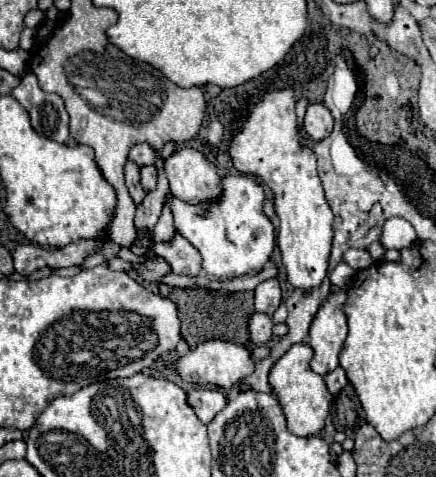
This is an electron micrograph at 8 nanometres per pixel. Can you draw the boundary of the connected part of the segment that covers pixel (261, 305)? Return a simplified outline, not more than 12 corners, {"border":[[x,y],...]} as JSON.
{"border":[[277,278],[259,282],[255,310],[271,316],[281,304]]}

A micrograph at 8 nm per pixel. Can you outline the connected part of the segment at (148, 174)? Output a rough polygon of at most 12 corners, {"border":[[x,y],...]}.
{"border":[[141,168],[141,186],[145,192],[155,190],[157,168]]}

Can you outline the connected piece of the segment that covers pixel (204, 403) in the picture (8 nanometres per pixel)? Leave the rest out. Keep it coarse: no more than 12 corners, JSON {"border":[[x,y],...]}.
{"border":[[195,388],[189,404],[209,424],[227,404],[221,390]]}

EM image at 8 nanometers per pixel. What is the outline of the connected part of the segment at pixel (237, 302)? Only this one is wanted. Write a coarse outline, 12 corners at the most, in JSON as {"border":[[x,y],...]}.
{"border":[[173,288],[189,348],[211,338],[249,342],[253,292],[227,298]]}

